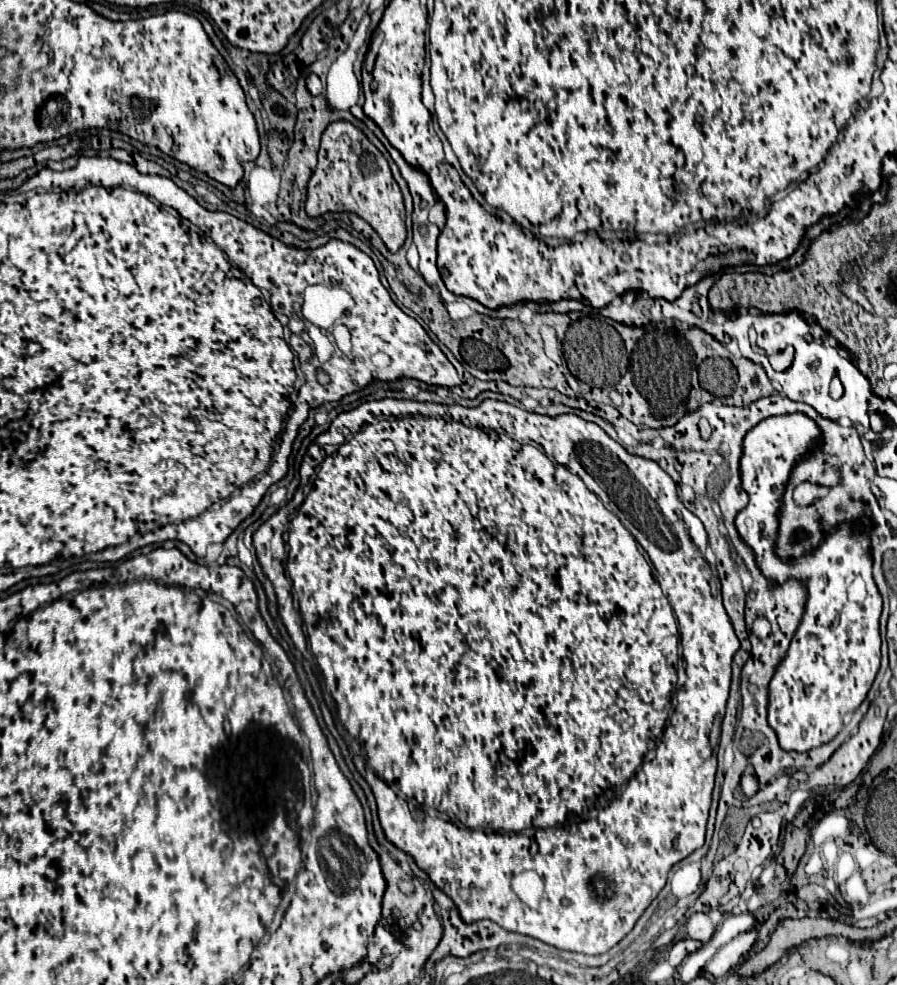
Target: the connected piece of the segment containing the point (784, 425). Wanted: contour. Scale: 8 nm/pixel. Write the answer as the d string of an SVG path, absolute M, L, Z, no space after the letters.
M785 414L775 416L759 422L755 428L751 428L743 442L743 458L741 458L741 482L743 490L749 494L749 500L753 496L753 482L747 486L747 480L757 478L759 480L759 500L761 508L769 508L767 512L781 512L781 496L785 494L791 470L795 464L799 464L807 454L815 452L823 444L821 428L805 414Z

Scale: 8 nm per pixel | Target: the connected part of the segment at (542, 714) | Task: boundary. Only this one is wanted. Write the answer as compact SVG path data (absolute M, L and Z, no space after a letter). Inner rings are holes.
M383 398L383 400L375 400L375 402L363 402L363 404L361 404L361 406L357 406L357 408L353 408L353 410L349 410L349 412L341 412L341 414L339 414L339 416L337 416L337 418L335 418L335 420L333 420L333 422L331 422L331 426L329 426L329 430L327 430L327 432L325 432L325 434L321 434L321 436L318 436L318 437L317 437L317 439L316 439L316 440L315 440L315 441L314 441L314 443L315 443L315 444L316 444L316 445L317 445L317 446L318 446L318 447L319 447L319 448L320 448L320 449L321 449L321 448L322 448L322 447L324 447L324 446L327 446L327 444L335 444L335 445L339 445L339 446L341 446L341 448L337 448L337 450L333 450L333 452L331 452L331 450L329 450L329 452L327 452L327 456L326 456L326 455L325 455L325 460L323 460L323 462L321 462L321 466L319 466L319 470L321 470L321 472L317 472L317 480L313 480L313 486L311 486L311 492L309 492L309 494L307 494L307 496L305 496L305 497L301 497L301 492L299 492L299 496L297 496L297 497L294 497L294 498L293 498L293 499L292 499L292 501L291 501L291 502L289 502L289 504L287 504L287 506L283 506L283 508L279 508L279 510L277 510L277 512L275 512L275 514L273 514L273 516L271 516L271 518L269 518L269 520L267 520L267 522L263 522L263 524L261 524L261 526L259 526L259 528L257 528L257 532L255 532L255 534L253 534L253 546L255 546L255 552L257 552L257 560L259 560L259 564L261 564L261 568L263 568L263 572L265 572L265 576L267 576L267 578L269 578L269 580L271 580L271 584L273 584L273 588L275 588L275 594L277 594L277 604L279 604L279 616L281 616L281 620L283 620L283 624L285 624L285 628L287 628L287 632L288 632L288 634L289 634L289 636L290 636L290 638L291 638L291 640L292 640L292 642L293 642L293 644L294 644L294 645L295 645L295 647L296 647L296 648L297 648L297 649L298 649L298 650L299 650L299 651L300 651L300 652L301 652L301 653L302 653L302 655L303 655L303 656L304 656L304 657L305 657L305 658L306 658L306 659L307 659L307 660L308 660L308 661L310 661L310 662L311 662L311 663L316 663L316 660L315 660L315 658L317 658L317 664L319 664L319 668L321 668L321 672L323 672L323 676L324 676L324 679L325 679L325 684L327 684L327 690L329 690L329 692L331 692L331 696L333 696L333 700L335 700L335 704L337 704L337 710L339 710L339 718L341 718L341 722L343 722L343 726L345 726L345 728L347 728L347 732L349 732L349 734L351 734L351 736L353 736L353 738L355 738L355 740L359 740L359 746L361 746L361 754L363 754L363 758L365 758L365 760L361 760L361 754L359 754L359 756L353 756L353 760L355 760L355 766L357 766L357 770L359 770L359 774L361 774L361 776L363 776L363 778L365 778L365 780L367 780L367 784L369 784L369 786L371 786L371 790L373 790L373 794L375 794L375 802L377 802L377 814L379 814L379 820L381 820L381 828L383 828L383 830L385 830L385 836L387 836L387 840L389 840L389 842L391 842L391 844L395 844L395 846L397 846L397 848L401 848L401 850L403 850L403 852L405 852L405 854L409 854L409 856L411 856L411 858L413 858L413 860L415 860L415 862L417 862L417 866L419 866L419 868L421 868L421 870L425 870L425 872L427 872L427 874L429 874L429 878L431 878L431 882L433 882L433 884L435 884L435 886L437 886L437 888L439 888L439 890L443 890L443 892L445 892L445 894L447 894L447 896L449 896L449 898L451 898L451 900L453 900L453 904L455 904L455 908L457 908L457 910L459 910L459 916L461 916L461 920L465 920L465 922L467 922L467 924L471 924L471 922L479 922L479 920L491 920L491 922L495 922L495 924L499 924L499 926L501 926L501 928L505 928L505 930L511 930L511 932L521 932L521 934L525 934L525 936L533 936L533 938L537 938L537 940L541 940L541 942L545 942L545 944L551 944L551 946L555 946L555 948L559 948L559 950L571 950L571 952L583 952L583 954L603 954L603 952L607 952L607 950L609 950L609 948L613 948L613 946L615 946L615 944L617 944L617 942L619 942L619 940L621 940L621 938L625 938L625 936L627 936L627 934L629 934L629 932L631 932L631 928L633 928L633 926L635 926L635 922L637 922L637 920L639 920L639 916L641 916L641 914L643 914L643 912L645 912L645 908L647 908L647 906L649 906L649 904L651 904L651 902L653 902L653 900L655 900L655 898L657 898L657 894L659 894L659 892L661 892L661 890L663 890L663 886L665 886L665 880L667 880L667 872L669 872L669 870L671 870L671 866L673 866L673 864L677 864L677 862L679 862L679 860L683 860L683 858L687 858L687 856L689 856L689 854L691 854L691 852L693 852L693 850L697 850L697 848L701 848L701 846L703 846L703 842L705 842L705 824L707 824L707 814L709 814L709 806L711 806L711 792L713 792L713 789L714 789L714 784L715 784L715 776L716 776L716 772L717 772L717 754L715 754L715 750L713 750L713 748L711 748L711 742L709 742L709 734L711 734L711 726L713 726L713 722L715 722L715 716L717 716L717 714L723 714L723 712L725 712L725 704L727 704L727 696L729 696L729 682L731 682L731 662L733 662L733 656L735 656L735 652L737 652L737 650L739 650L739 640L737 640L737 634L735 634L735 630L733 630L733 624L731 624L731 620L729 620L729 616L727 616L727 612L725 612L725 608L723 608L723 602L721 602L721 582L719 582L719 576L717 576L717 568L713 568L713 566L711 566L711 564L709 564L709 562L705 562L705 556L703 556L703 552L705 552L705 550L707 550L707 532L705 532L705 528L703 528L703 524L701 524L701 520L699 520L699 518L697 518L697 516L695 516L695 514L693 514L693 512L689 512L689 510L687 510L687 508L685 508L685 506L683 506L683 502L679 502L679 496L677 496L677 486L675 486L675 482L673 482L673 480L671 480L671 476L669 476L669 474L667 474L667 472L665 472L665 470L661 470L661 468L659 468L659 464L657 464L657 462L653 462L653 460L647 460L647 458L641 458L641 456L635 456L635 454L629 454L629 452L627 452L627 450L625 450L625 448L623 448L623 446L621 446L621 444L619 444L619 442L615 442L615 440L613 440L613 438L611 438L611 436L607 436L607 432L605 432L605 430L601 430L601 428L599 428L599 426L597 426L597 424L593 424L593 422L587 422L587 420L583 420L583 418L579 418L579 416L577 416L577 414L559 414L559 416L553 416L553 418L551 418L551 416L543 416L543 414L533 414L533 412L527 412L527 410L523 410L523 408L519 408L519 406L515 406L515 404L509 404L509 402L501 402L501 400L483 400L483 402L481 402L481 404L479 404L479 406L475 406L475 408L463 408L463 406L459 406L459 404L453 404L453 406L447 406L447 404L435 404L435 402L415 402L415 400L397 400L397 398ZM291 506L293 506L293 508L297 508L297 506L299 506L299 508L297 508L297 514L295 514L295 516L293 516L293 520L291 520L291 522L289 522L289 518L287 518L287 514L289 514L289 512L291 512L291 510L293 510L293 508L291 508ZM287 526L289 526L289 538L287 538L287 546L289 546L289 550L287 550L287 572L289 572L289 578L291 578L291 582L293 582L293 590L295 590L295 594L297 594L297 598L299 598L299 612L301 612L301 616L299 616L299 612L297 612L297 610L295 610L295 608L293 608L293 602L291 602L291 584L289 584L289 578L287 578L287 574L285 574L285 570L283 570L283 564L281 564L281 556L285 556L285 548L283 548L283 534L285 534L285 532L287 532ZM637 544L639 544L639 546L641 546L641 548L643 548L643 552L645 552L645 556L647 556L647 558L649 558L649 560L651 560L651 564L652 564L652 565L653 565L653 568L654 568L654 574L653 574L653 570L651 570L651 566L649 566L649 564L647 564L647 560L645 560L645 558L643 558L643 554L641 554L641 552L639 552L639 546L637 546ZM301 618L303 618L303 622L305 622L305 624L307 624L307 637L306 637L306 635L305 635L305 634L303 634L303 628L301 628ZM679 644L681 644L681 646L683 646L683 666L685 666L685 674L687 674L687 680L685 680L685 684L683 684L683 686L681 686L681 688L679 688L679 690L677 690L677 662L679 662ZM599 798L613 798L613 800L605 800L605 808L597 808L597 812L593 812L593 804L595 804L595 802L599 802ZM595 880L603 880L603 882L605 882L605 884L607 884L607 888L609 888L609 894L597 894L597 892L595 892L595 888L593 888L593 882L595 882ZM461 886L465 886L465 888L469 888L469 902L463 902L463 900L461 900L461 898L459 898L459 888L461 888Z

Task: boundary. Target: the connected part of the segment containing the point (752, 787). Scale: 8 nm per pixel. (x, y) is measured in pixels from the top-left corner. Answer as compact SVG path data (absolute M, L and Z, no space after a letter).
M744 773L741 776L739 786L741 786L741 792L743 792L747 798L751 798L751 796L759 790L759 782L754 774Z

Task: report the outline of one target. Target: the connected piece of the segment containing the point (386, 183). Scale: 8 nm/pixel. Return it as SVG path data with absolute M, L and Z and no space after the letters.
M347 120L331 122L321 136L319 164L307 184L305 210L309 216L355 212L375 228L391 252L397 252L405 242L405 206L391 168L369 138Z

